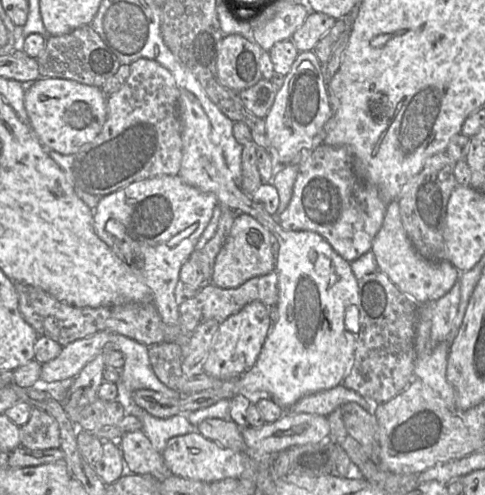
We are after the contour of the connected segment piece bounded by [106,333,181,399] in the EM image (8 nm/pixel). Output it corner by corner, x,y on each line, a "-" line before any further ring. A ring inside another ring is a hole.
112,333
106,344
107,349
118,350
124,355
125,362
120,369
121,381
131,397
136,390
151,389
169,398
180,398
181,392
168,388
155,375
148,357
148,346
127,336

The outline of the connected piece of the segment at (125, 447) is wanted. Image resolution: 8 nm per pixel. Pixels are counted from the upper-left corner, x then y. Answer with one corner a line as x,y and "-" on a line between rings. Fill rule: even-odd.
142,429
124,433
119,447
128,473
149,474
159,479
169,474
162,454
155,450

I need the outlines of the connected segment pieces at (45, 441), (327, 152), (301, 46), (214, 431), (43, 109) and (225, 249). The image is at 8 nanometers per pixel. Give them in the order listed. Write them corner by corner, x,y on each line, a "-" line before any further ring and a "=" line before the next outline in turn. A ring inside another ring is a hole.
33,407
29,420
20,428
20,446
46,450
60,447
60,431
57,421
47,412
=
322,143
308,152
299,164
291,200
277,220
287,231
313,231
320,234
350,263
371,251
386,209
387,204
378,188
355,174
349,148
=
311,11
290,40
299,52
311,51
321,37
334,26
335,22
336,19
324,13
=
208,418
200,422
195,429
204,437
219,443
223,447
247,451
242,436
242,428
229,418
=
39,78
28,85
24,96
33,133
47,150
61,154
76,154
98,136
106,120
106,102
101,88
61,78
=
237,214
230,234
218,253
211,283
220,288
236,288
249,279
275,270
272,233
249,214

